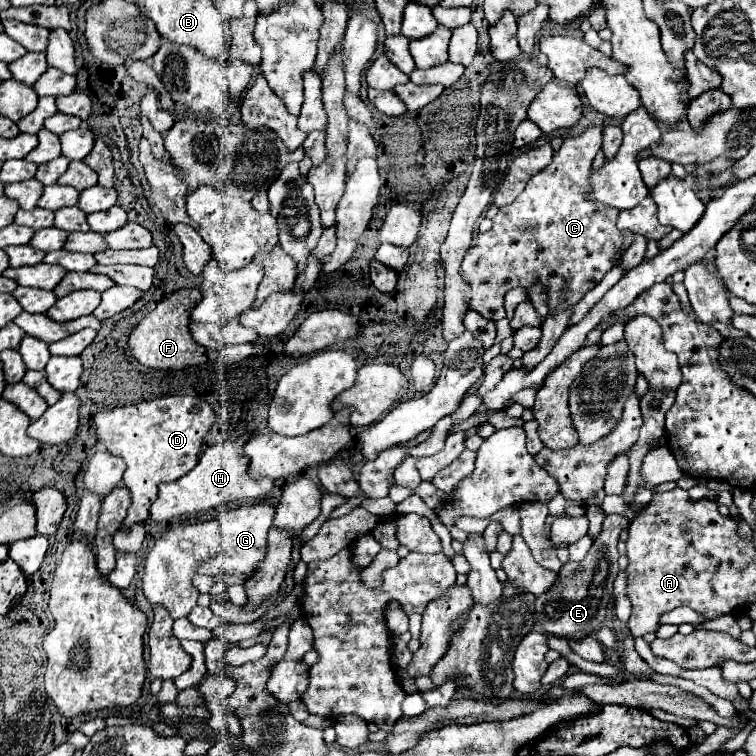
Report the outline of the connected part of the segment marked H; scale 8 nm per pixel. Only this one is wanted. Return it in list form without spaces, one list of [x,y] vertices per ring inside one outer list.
[[[220,441],[214,447],[208,447],[200,459],[198,465],[186,473],[184,477],[170,481],[170,483],[160,483],[158,487],[158,499],[150,507],[150,519],[160,523],[160,521],[170,521],[172,517],[180,515],[190,515],[198,511],[206,511],[212,507],[218,507],[222,503],[232,503],[232,501],[258,501],[264,499],[270,489],[272,481],[270,479],[250,479],[248,477],[248,457],[238,453],[240,443],[238,441]]]

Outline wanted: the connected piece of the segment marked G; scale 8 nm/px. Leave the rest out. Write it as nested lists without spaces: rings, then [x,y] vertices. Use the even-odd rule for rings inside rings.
[[[254,503],[254,505],[240,505],[234,511],[226,511],[220,515],[220,523],[222,523],[222,531],[224,531],[224,539],[222,539],[222,551],[204,561],[198,567],[198,573],[206,573],[206,575],[218,575],[218,573],[228,573],[228,575],[246,575],[252,573],[258,563],[264,559],[266,553],[266,537],[268,537],[268,529],[272,527],[272,519],[274,519],[274,507],[268,503]]]

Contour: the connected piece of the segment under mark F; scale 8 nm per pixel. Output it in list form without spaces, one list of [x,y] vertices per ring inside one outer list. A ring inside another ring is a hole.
[[[192,287],[192,289],[180,289],[162,299],[154,311],[150,311],[138,325],[132,327],[130,331],[130,351],[132,355],[146,367],[154,369],[184,369],[190,365],[200,365],[210,359],[218,359],[218,353],[198,345],[190,331],[188,331],[188,313],[192,305],[202,297],[202,291]]]

